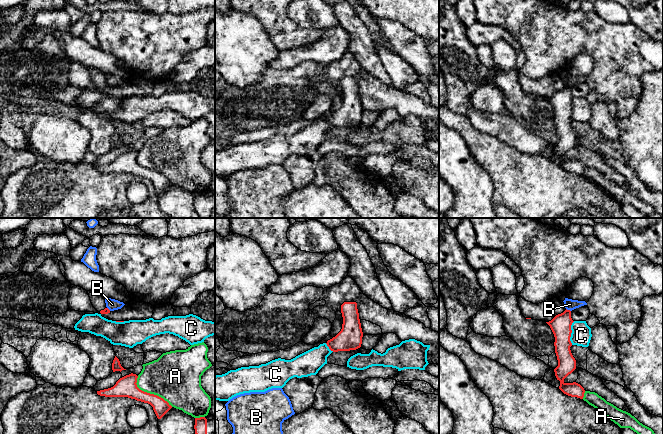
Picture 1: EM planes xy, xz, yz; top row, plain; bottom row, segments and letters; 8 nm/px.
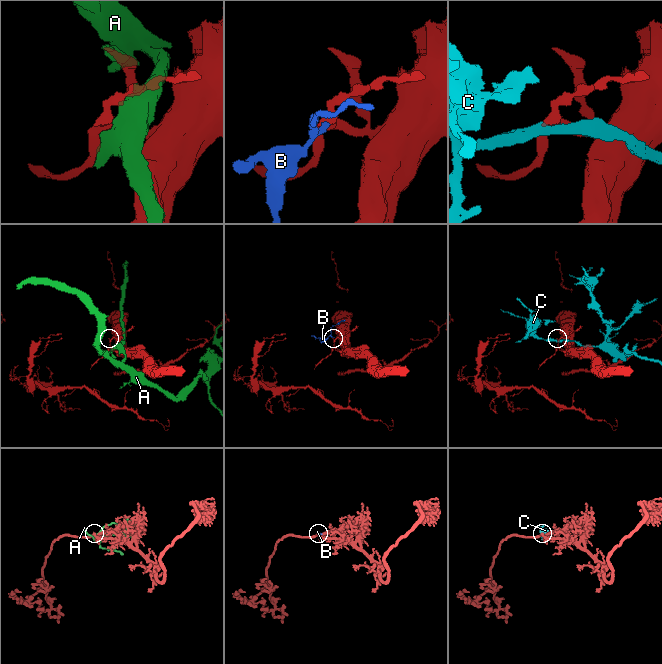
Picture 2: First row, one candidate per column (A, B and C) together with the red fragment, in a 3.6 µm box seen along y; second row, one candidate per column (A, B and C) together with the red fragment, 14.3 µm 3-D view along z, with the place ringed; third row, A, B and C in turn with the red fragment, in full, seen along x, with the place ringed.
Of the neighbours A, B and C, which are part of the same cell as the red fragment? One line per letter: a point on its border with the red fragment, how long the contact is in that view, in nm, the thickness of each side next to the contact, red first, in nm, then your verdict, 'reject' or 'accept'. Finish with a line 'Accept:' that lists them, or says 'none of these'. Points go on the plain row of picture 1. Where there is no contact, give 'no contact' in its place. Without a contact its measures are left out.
A: xy (149, 169) | 380 nm | 160/400 nm | reject
B: yz (568, 86) | 50 nm | 160/90 nm | reject
C: yz (571, 108) | 190 nm | 160/160 nm | reject
Accept: none of these

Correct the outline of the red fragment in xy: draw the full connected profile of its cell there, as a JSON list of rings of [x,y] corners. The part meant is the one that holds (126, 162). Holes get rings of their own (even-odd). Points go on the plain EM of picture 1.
[[[131,149],[120,154],[113,163],[97,167],[97,170],[105,173],[128,173],[148,179],[153,183],[157,194],[161,195],[172,182],[163,174],[140,166],[136,160],[137,154],[136,150]]]

